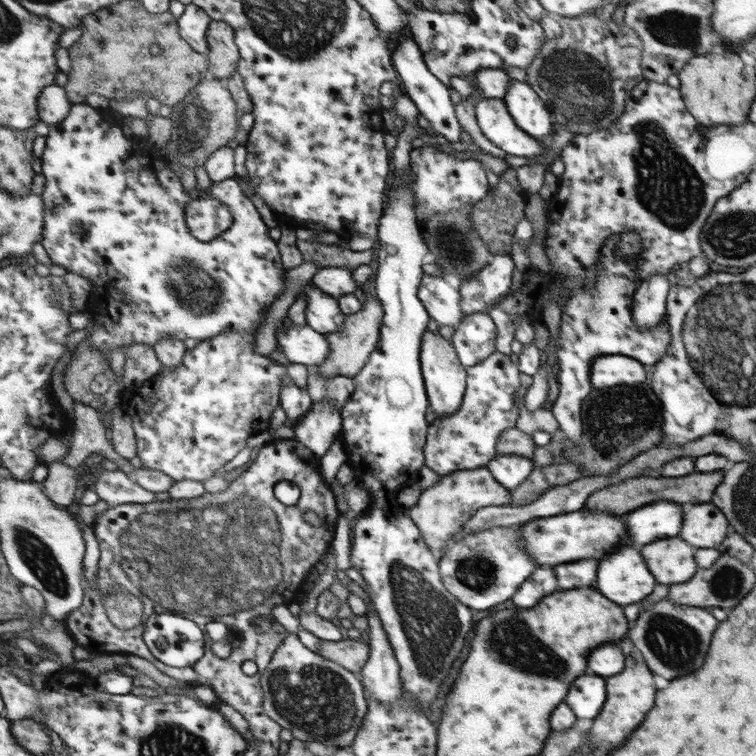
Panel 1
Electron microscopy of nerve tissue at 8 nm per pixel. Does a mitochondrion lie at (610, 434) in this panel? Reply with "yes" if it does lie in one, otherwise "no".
yes

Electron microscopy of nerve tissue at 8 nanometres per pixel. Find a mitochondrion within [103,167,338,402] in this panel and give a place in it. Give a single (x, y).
(195, 292)

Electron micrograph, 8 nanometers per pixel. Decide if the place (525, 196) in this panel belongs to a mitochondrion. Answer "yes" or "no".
no

